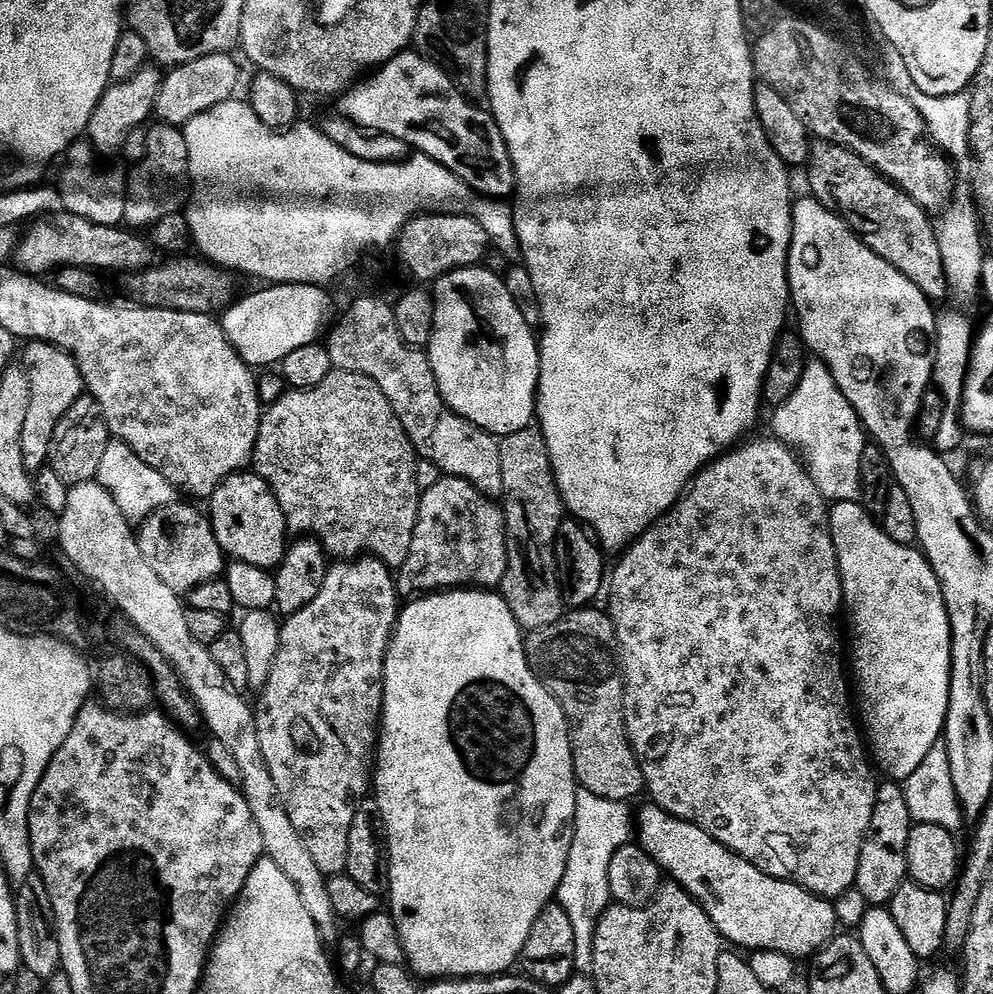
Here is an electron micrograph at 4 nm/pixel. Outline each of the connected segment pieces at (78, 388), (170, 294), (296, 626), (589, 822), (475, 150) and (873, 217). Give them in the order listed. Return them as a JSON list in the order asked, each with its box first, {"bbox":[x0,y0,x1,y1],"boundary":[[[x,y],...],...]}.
[{"bbox":[22,342,86,474],"boundary":[[[39,342],[29,343],[25,348],[28,349],[24,352],[22,367],[30,378],[30,407],[26,410],[26,423],[22,426],[22,462],[26,464],[28,472],[35,474],[47,465],[50,442],[54,442],[54,430],[58,430],[58,422],[62,422],[66,410],[70,410],[70,406],[74,406],[74,402],[78,402],[81,396],[85,395],[86,389],[82,374],[68,352],[52,344]]]},{"bbox":[123,258,237,314],"boundary":[[[172,258],[168,264],[157,263],[143,272],[134,272],[123,277],[124,288],[133,296],[137,305],[145,308],[165,308],[190,314],[220,314],[231,307],[237,299],[236,284],[225,269],[203,259]]]},{"bbox":[255,558,398,878],"boundary":[[[357,558],[345,560],[331,565],[326,574],[326,582],[322,582],[322,590],[318,590],[318,598],[310,602],[293,616],[287,617],[280,625],[280,645],[274,658],[274,666],[270,670],[270,678],[259,689],[260,701],[255,701],[256,729],[258,730],[258,746],[262,750],[262,758],[274,780],[276,793],[294,825],[294,830],[306,842],[306,850],[314,858],[318,870],[322,870],[325,878],[341,875],[348,866],[348,847],[350,846],[350,826],[354,822],[356,808],[361,800],[369,795],[370,785],[374,780],[374,765],[378,752],[378,725],[384,715],[384,659],[392,641],[392,632],[396,629],[398,615],[398,593],[393,573],[381,560],[375,558]]]},{"bbox":[556,787,634,970],"boundary":[[[581,787],[576,789],[570,858],[566,862],[566,874],[556,891],[556,900],[562,910],[566,910],[570,926],[574,926],[576,967],[580,970],[591,969],[596,922],[610,906],[610,858],[618,854],[620,847],[629,843],[634,836],[634,812],[628,808],[631,807],[623,800],[598,798],[598,794],[590,794],[590,790]]]},{"bbox":[338,50,516,200],"boundary":[[[415,50],[398,53],[393,60],[381,64],[375,74],[361,79],[355,87],[343,93],[338,103],[339,115],[353,120],[359,128],[390,134],[390,138],[402,138],[402,142],[406,142],[409,149],[415,150],[421,156],[434,158],[434,162],[446,166],[446,170],[453,172],[480,196],[504,200],[515,193],[516,171],[495,115],[487,107],[479,108],[476,105],[479,103],[465,96],[444,69],[439,68],[434,61],[427,60],[422,53]]]},{"bbox":[806,143,949,302],"boundary":[[[813,143],[806,165],[811,195],[831,212],[847,218],[846,223],[859,234],[864,244],[878,258],[890,262],[894,270],[906,274],[922,294],[939,302],[949,295],[946,270],[942,266],[942,250],[938,250],[936,226],[925,209],[917,206],[902,189],[897,188],[865,160],[840,144]]]}]

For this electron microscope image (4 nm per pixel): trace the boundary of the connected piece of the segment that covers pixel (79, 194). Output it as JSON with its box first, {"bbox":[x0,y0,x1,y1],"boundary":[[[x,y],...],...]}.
{"bbox":[58,140,127,227],"boundary":[[[86,140],[72,144],[66,153],[66,168],[58,181],[60,197],[65,212],[76,217],[86,218],[95,225],[119,227],[125,216],[125,194],[127,192],[127,175],[120,170],[102,172],[94,166],[95,149]]]}

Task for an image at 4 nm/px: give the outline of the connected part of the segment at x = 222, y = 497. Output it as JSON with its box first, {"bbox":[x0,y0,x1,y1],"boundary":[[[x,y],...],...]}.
{"bbox":[210,470,290,569],"boundary":[[[252,470],[228,476],[213,490],[210,503],[214,538],[218,538],[218,546],[222,546],[225,557],[262,569],[279,568],[284,561],[290,533],[286,526],[286,518],[282,514],[282,506],[278,506],[278,498],[262,477]]]}

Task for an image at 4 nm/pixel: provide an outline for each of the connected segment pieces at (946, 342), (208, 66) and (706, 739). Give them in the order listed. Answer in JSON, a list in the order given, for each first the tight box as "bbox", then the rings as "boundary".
[{"bbox":[932,312,974,454],"boundary":[[[943,312],[936,318],[936,338],[932,361],[932,384],[944,400],[942,423],[934,441],[934,447],[941,454],[956,452],[964,444],[966,429],[962,423],[960,408],[964,404],[964,382],[968,377],[968,363],[972,360],[974,328],[972,320],[964,312]]]},{"bbox":[155,52,240,126],"boundary":[[[226,52],[206,54],[206,58],[198,58],[194,62],[186,62],[180,68],[171,69],[160,87],[155,115],[163,123],[183,126],[198,114],[233,99],[237,95],[236,87],[240,84],[240,68],[234,57]]]},{"bbox":[610,438,878,898],"boundary":[[[775,438],[767,439],[749,439],[747,442],[741,443],[739,446],[725,452],[719,460],[706,464],[699,474],[697,474],[695,480],[688,485],[680,501],[665,516],[660,517],[656,523],[650,525],[637,540],[633,540],[627,548],[623,549],[621,556],[624,557],[617,562],[616,569],[613,572],[611,569],[612,609],[610,609],[610,615],[612,625],[616,631],[618,663],[624,677],[624,725],[628,731],[628,740],[636,751],[636,757],[644,775],[644,786],[647,795],[652,795],[651,803],[655,807],[666,810],[671,816],[677,816],[679,820],[685,820],[702,830],[706,830],[706,834],[713,836],[719,844],[726,846],[732,852],[737,852],[741,858],[748,860],[753,866],[758,870],[762,870],[768,876],[773,876],[779,880],[789,880],[790,883],[797,884],[799,888],[804,888],[816,896],[835,898],[841,896],[846,890],[853,888],[856,883],[858,858],[862,854],[864,834],[868,831],[870,818],[874,814],[878,779],[876,780],[877,773],[870,763],[870,756],[866,751],[866,744],[862,739],[862,732],[858,727],[857,717],[854,715],[854,700],[850,695],[849,681],[846,679],[846,660],[845,657],[844,660],[840,657],[840,624],[842,628],[844,587],[840,581],[840,567],[838,566],[838,558],[836,557],[832,527],[828,521],[830,504],[829,501],[825,500],[823,494],[820,493],[816,483],[812,481],[812,476],[809,474],[807,467],[802,463],[801,457],[793,449],[789,448],[788,445],[781,444],[779,440]]]}]

